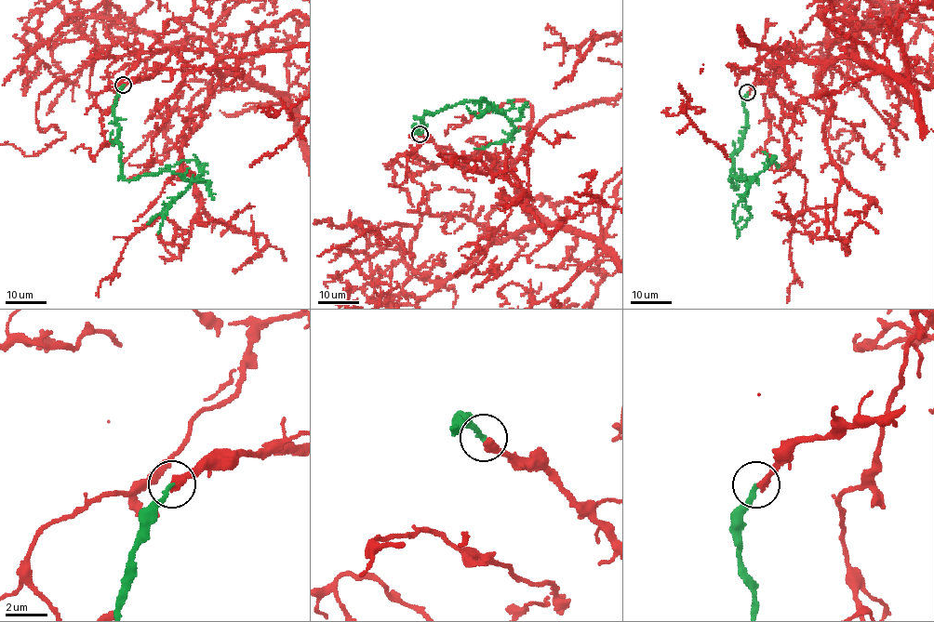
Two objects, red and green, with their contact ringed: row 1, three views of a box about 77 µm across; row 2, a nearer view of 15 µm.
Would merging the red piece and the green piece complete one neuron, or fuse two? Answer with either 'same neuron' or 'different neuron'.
same neuron

